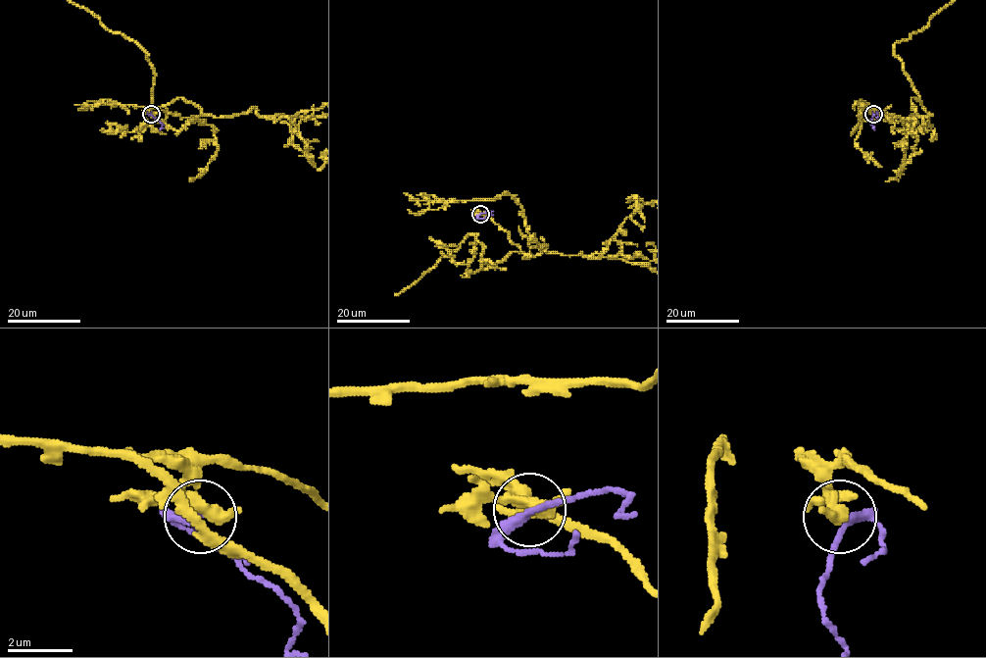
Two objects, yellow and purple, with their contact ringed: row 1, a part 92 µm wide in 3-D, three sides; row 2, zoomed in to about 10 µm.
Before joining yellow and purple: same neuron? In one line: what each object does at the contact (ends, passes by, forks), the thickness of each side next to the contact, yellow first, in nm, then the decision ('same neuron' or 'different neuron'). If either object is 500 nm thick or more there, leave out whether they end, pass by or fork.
yellow passes by; purple passes by; calibres 360 and 240 nm; different neuron

